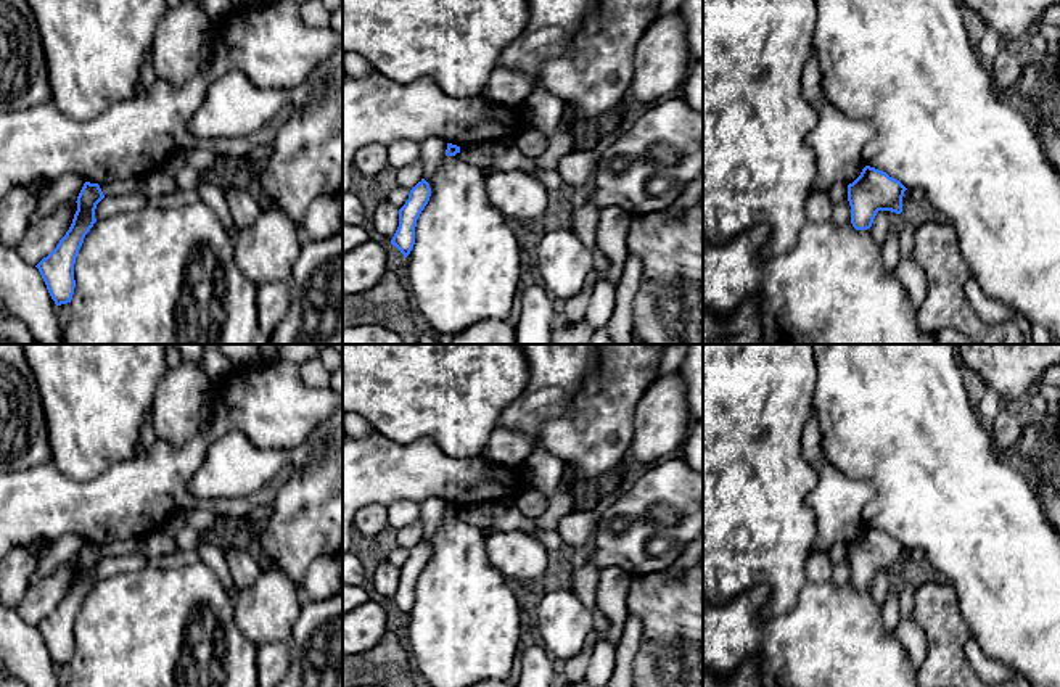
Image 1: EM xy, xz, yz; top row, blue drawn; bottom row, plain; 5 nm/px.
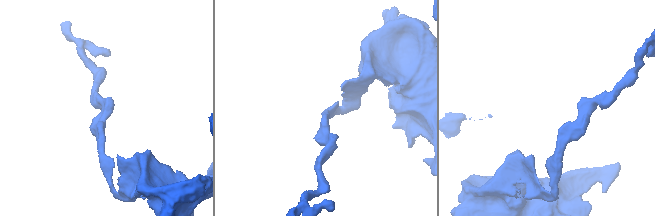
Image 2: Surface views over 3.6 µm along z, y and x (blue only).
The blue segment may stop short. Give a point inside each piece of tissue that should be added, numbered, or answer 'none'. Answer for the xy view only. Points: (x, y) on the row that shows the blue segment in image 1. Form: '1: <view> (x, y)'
none

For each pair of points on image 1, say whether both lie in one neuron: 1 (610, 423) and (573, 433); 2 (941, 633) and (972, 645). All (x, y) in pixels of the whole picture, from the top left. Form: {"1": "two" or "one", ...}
{"1": "one", "2": "two"}

